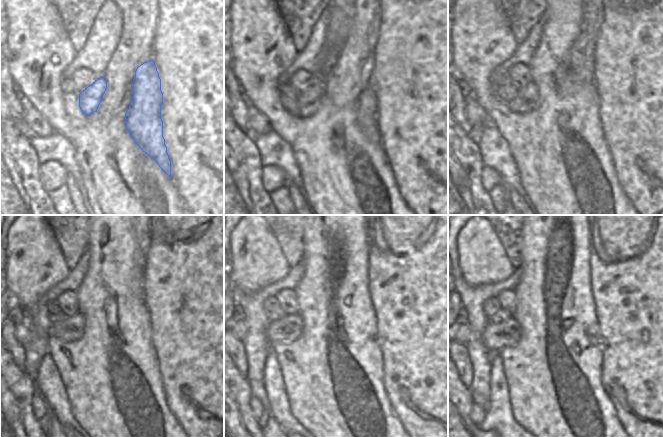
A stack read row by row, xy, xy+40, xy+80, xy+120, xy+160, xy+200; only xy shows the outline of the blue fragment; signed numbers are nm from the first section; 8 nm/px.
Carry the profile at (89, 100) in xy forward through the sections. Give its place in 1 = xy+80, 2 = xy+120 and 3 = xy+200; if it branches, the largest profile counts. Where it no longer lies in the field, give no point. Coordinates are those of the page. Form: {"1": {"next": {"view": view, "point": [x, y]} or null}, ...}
{"1": {"next": {"view": "xy+80", "point": [527, 99]}}, "2": {"next": {"view": "xy+120", "point": [74, 325]}}, "3": {"next": {"view": "xy+200", "point": [512, 324]}}}

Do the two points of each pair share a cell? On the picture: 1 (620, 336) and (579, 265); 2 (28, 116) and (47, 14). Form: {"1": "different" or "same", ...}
{"1": "different", "2": "different"}

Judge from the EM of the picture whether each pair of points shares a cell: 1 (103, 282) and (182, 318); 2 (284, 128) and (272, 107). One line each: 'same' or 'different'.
1: different
2: same

